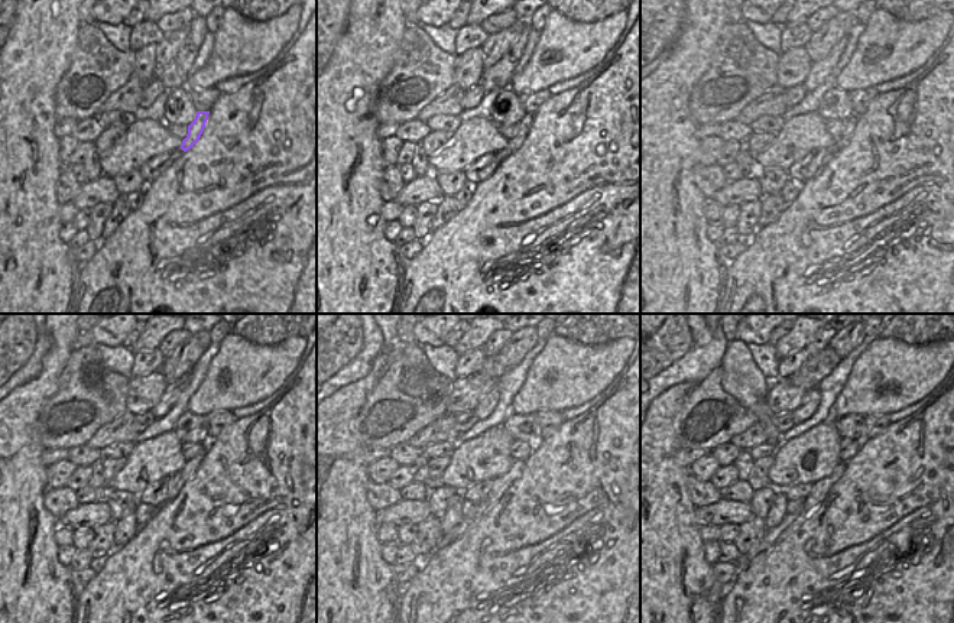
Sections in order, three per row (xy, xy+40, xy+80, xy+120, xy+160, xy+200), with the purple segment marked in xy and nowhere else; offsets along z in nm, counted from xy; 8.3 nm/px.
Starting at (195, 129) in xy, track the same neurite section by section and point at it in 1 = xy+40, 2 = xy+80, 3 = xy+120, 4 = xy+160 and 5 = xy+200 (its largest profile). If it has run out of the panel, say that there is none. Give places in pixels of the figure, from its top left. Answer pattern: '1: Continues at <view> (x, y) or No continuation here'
1: Continues at xy+40 (516, 142)
2: Continues at xy+80 (843, 140)
3: Continues at xy+120 (177, 482)
4: Continues at xy+160 (502, 483)
5: Continues at xy+200 (820, 489)

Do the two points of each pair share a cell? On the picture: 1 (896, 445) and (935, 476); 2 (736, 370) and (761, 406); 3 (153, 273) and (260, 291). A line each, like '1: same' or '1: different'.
1: same
2: same
3: same

